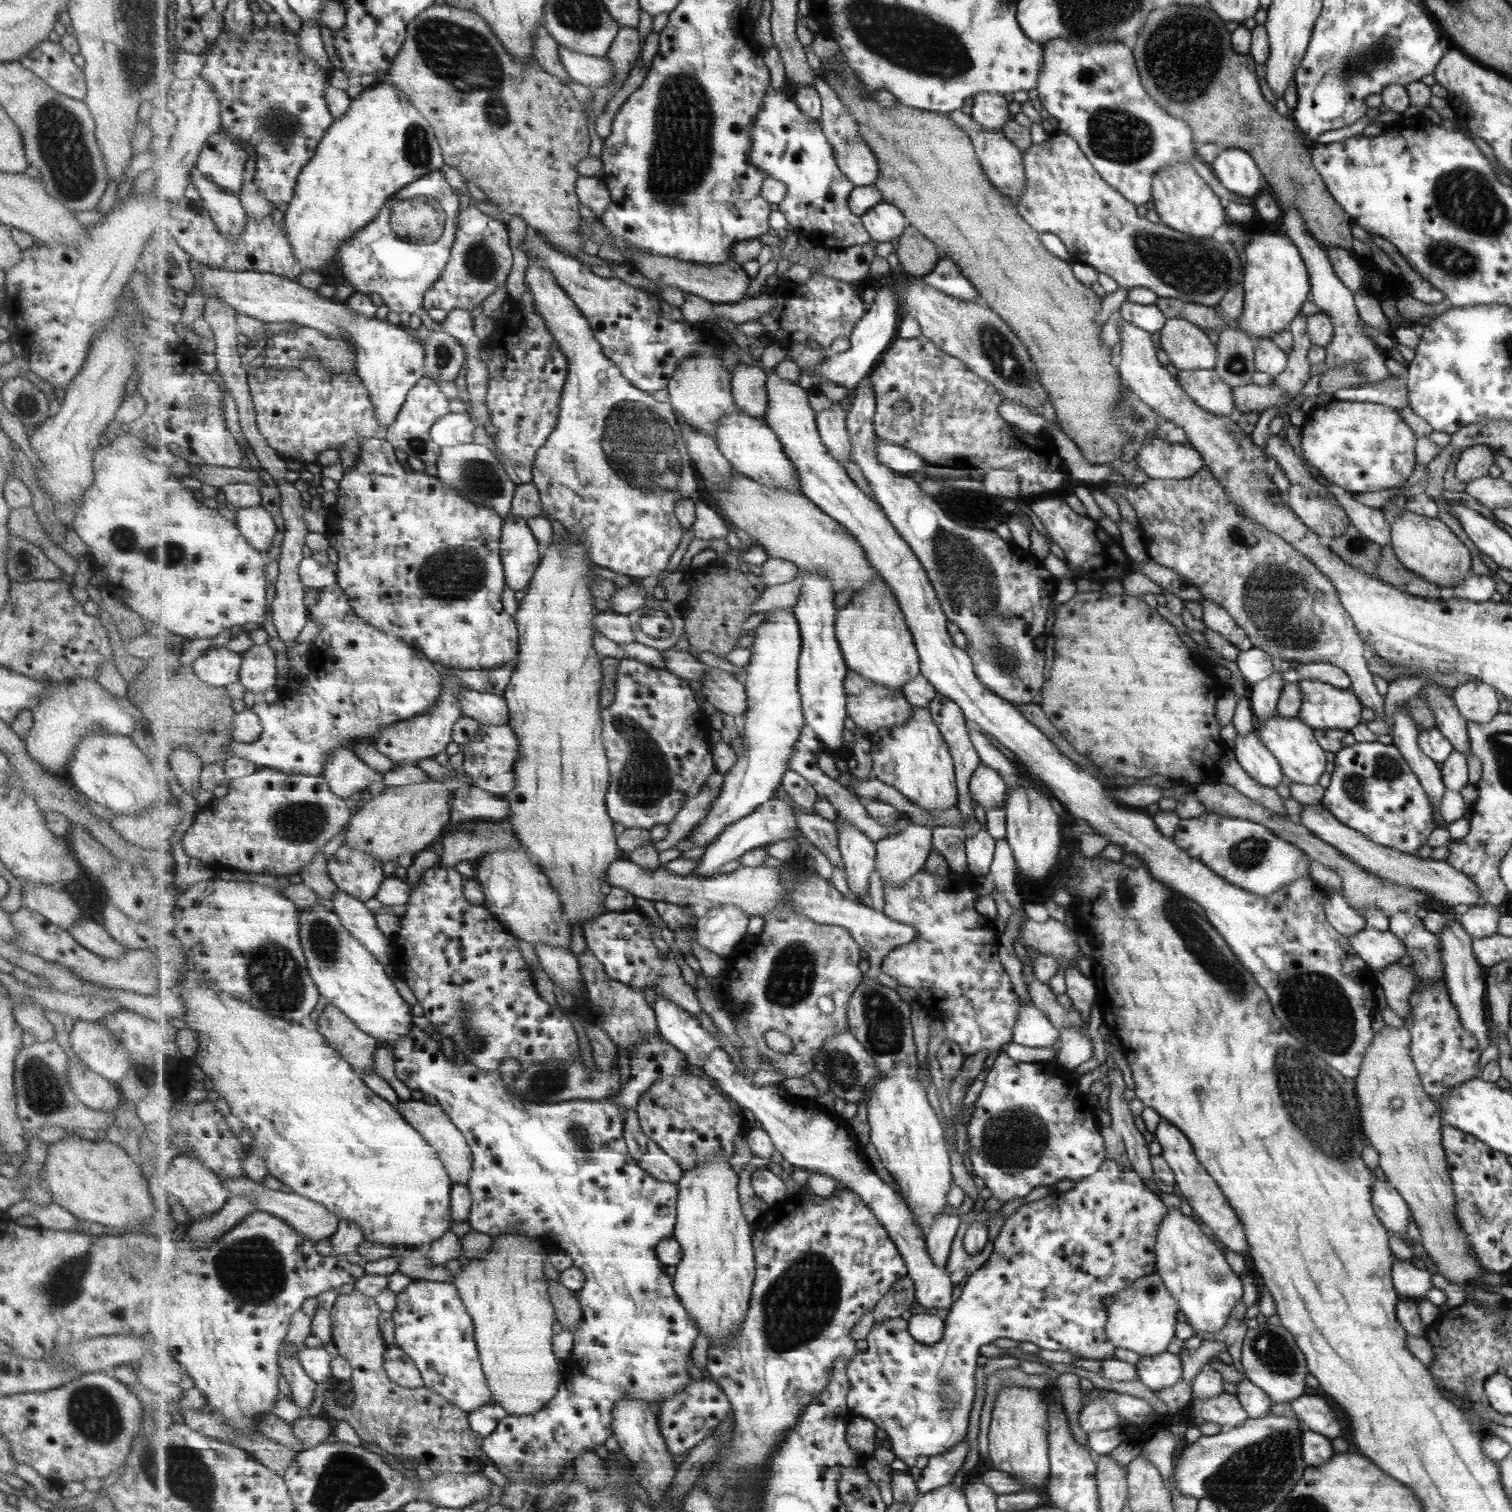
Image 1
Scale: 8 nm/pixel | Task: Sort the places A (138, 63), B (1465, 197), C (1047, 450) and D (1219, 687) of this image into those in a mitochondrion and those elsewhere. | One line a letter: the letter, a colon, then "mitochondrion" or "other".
A: mitochondrion
B: mitochondrion
C: other
D: other

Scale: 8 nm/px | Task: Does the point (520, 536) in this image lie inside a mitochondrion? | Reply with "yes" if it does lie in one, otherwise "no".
no

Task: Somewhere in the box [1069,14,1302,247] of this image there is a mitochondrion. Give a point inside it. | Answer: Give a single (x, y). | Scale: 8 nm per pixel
(1118, 136)

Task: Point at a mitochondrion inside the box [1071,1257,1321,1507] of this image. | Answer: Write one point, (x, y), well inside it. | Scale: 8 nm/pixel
(1273, 1350)

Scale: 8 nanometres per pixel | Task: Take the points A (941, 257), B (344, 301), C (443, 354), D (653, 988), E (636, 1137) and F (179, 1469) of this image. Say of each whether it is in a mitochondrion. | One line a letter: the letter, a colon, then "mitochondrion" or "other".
A: other
B: other
C: mitochondrion
D: other
E: other
F: mitochondrion

